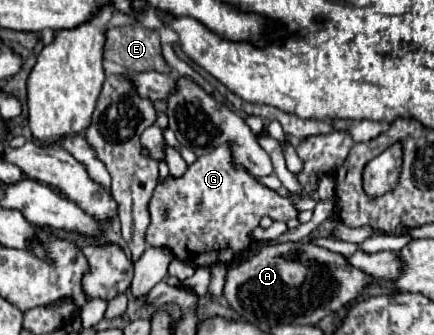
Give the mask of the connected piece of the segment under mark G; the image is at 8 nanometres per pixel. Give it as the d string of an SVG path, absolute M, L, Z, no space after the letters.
M224 144L210 154L200 156L192 166L188 166L186 174L182 178L168 178L166 184L158 182L156 192L150 200L150 226L146 232L146 242L150 246L166 246L172 250L172 254L192 266L212 266L214 262L228 264L232 262L242 250L246 250L252 242L250 232L258 226L262 216L270 216L272 220L290 220L296 218L296 210L288 198L278 196L278 192L272 192L264 188L256 178L252 178L244 170L236 170L232 166L230 148Z

